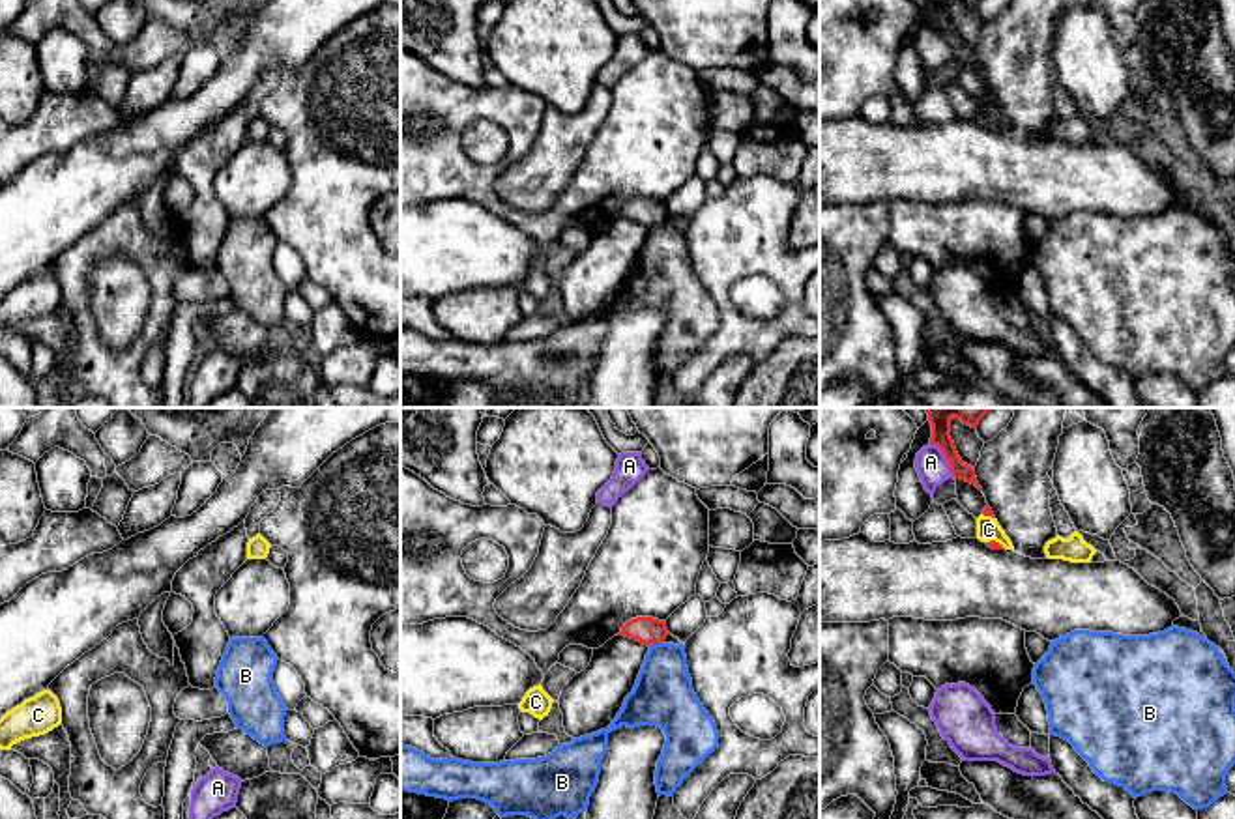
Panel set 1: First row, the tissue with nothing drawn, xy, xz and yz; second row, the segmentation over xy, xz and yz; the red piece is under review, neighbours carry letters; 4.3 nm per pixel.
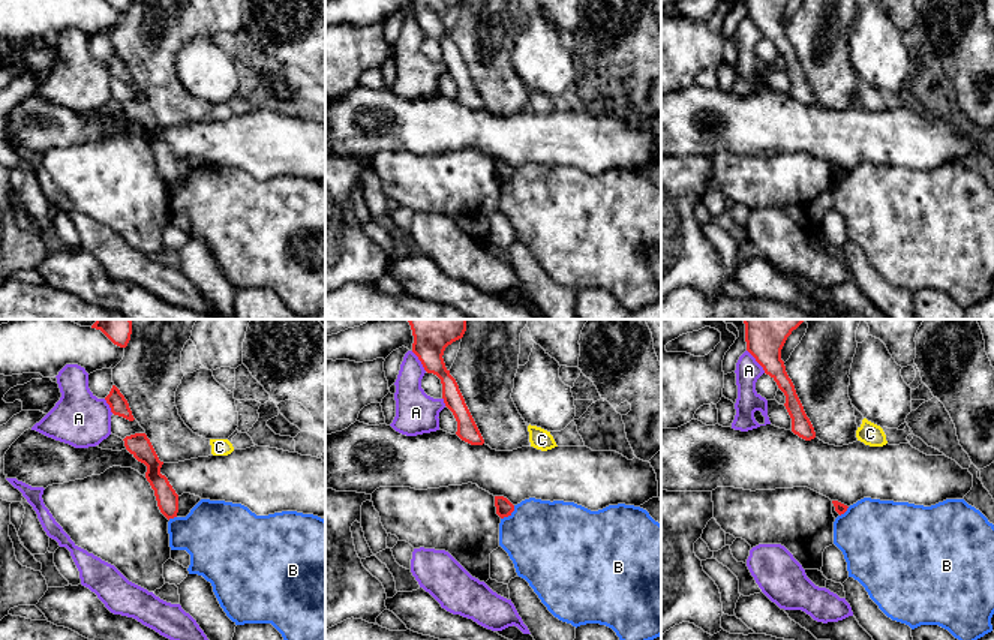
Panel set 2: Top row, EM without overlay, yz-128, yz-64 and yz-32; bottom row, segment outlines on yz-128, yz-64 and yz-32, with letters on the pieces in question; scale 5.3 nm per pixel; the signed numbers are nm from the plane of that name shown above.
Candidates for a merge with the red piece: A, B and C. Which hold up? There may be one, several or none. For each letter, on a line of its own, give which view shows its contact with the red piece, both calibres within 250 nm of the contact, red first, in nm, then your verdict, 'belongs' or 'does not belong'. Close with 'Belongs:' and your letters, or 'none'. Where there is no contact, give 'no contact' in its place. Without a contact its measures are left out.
A: meets red in yz; 80 nm thick on the red side, 140 nm on the other; does not belong
B: meets red in xz; 120 nm thick on the red side, 260 nm on the other; does not belong
C: meets red in yz; 40 nm thick on the red side, 100 nm on the other; does not belong
Belongs: none

